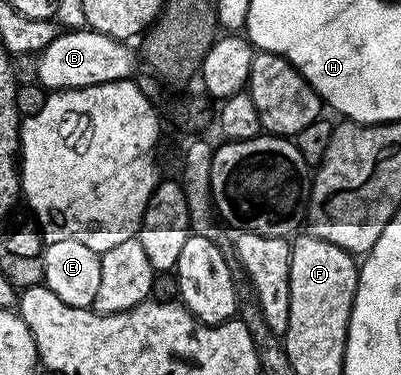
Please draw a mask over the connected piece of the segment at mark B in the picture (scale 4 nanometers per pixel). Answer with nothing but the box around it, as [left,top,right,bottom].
[36,27,139,91]

